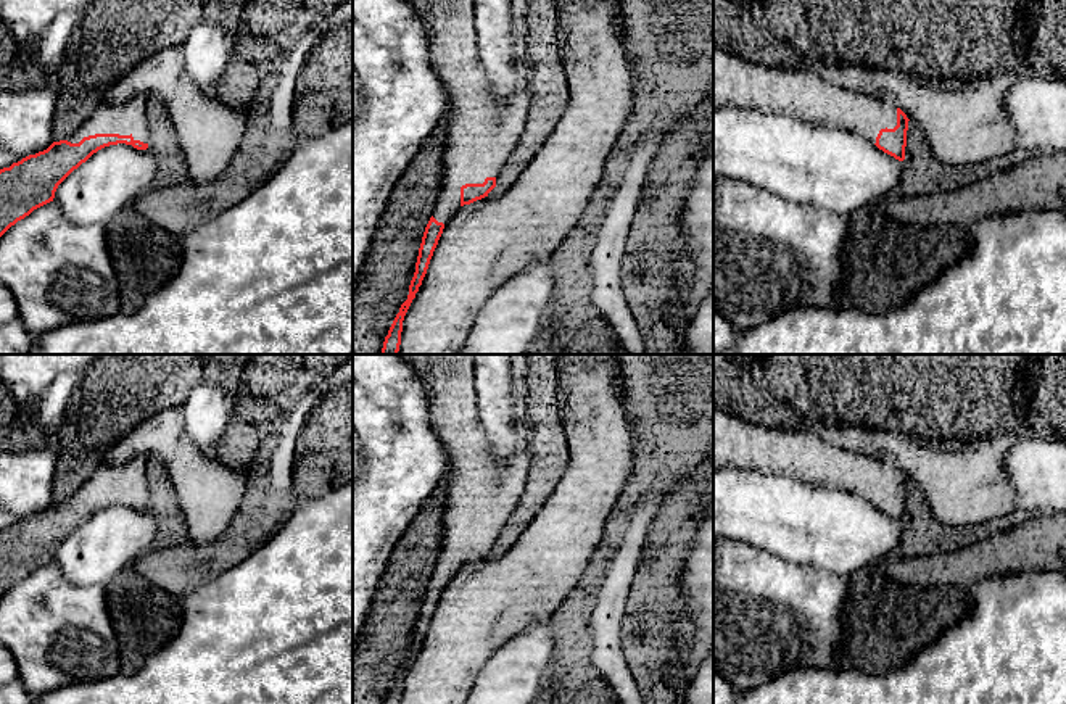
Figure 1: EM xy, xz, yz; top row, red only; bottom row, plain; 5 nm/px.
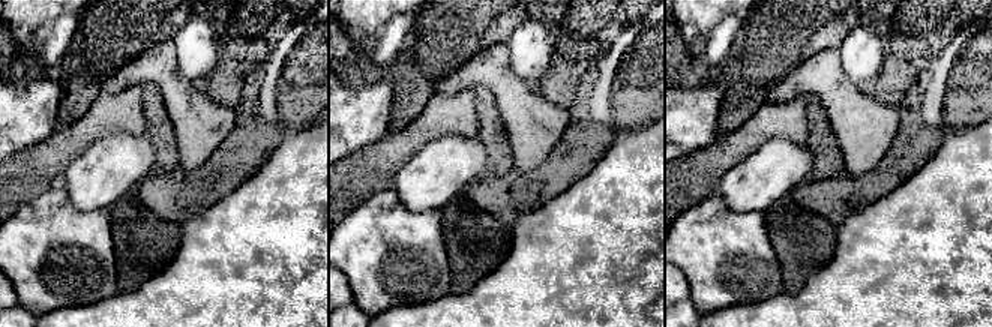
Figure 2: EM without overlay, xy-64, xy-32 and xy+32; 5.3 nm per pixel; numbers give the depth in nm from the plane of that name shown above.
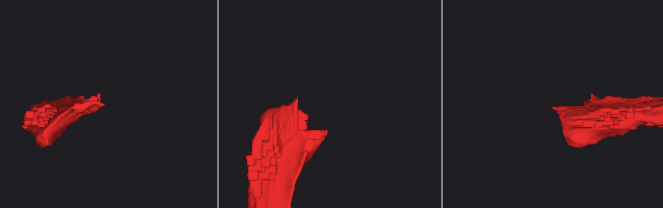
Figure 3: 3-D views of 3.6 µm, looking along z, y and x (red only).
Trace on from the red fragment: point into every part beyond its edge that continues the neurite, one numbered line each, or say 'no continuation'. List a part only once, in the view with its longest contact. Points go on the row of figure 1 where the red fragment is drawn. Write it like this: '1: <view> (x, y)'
1: xy (131, 116)

